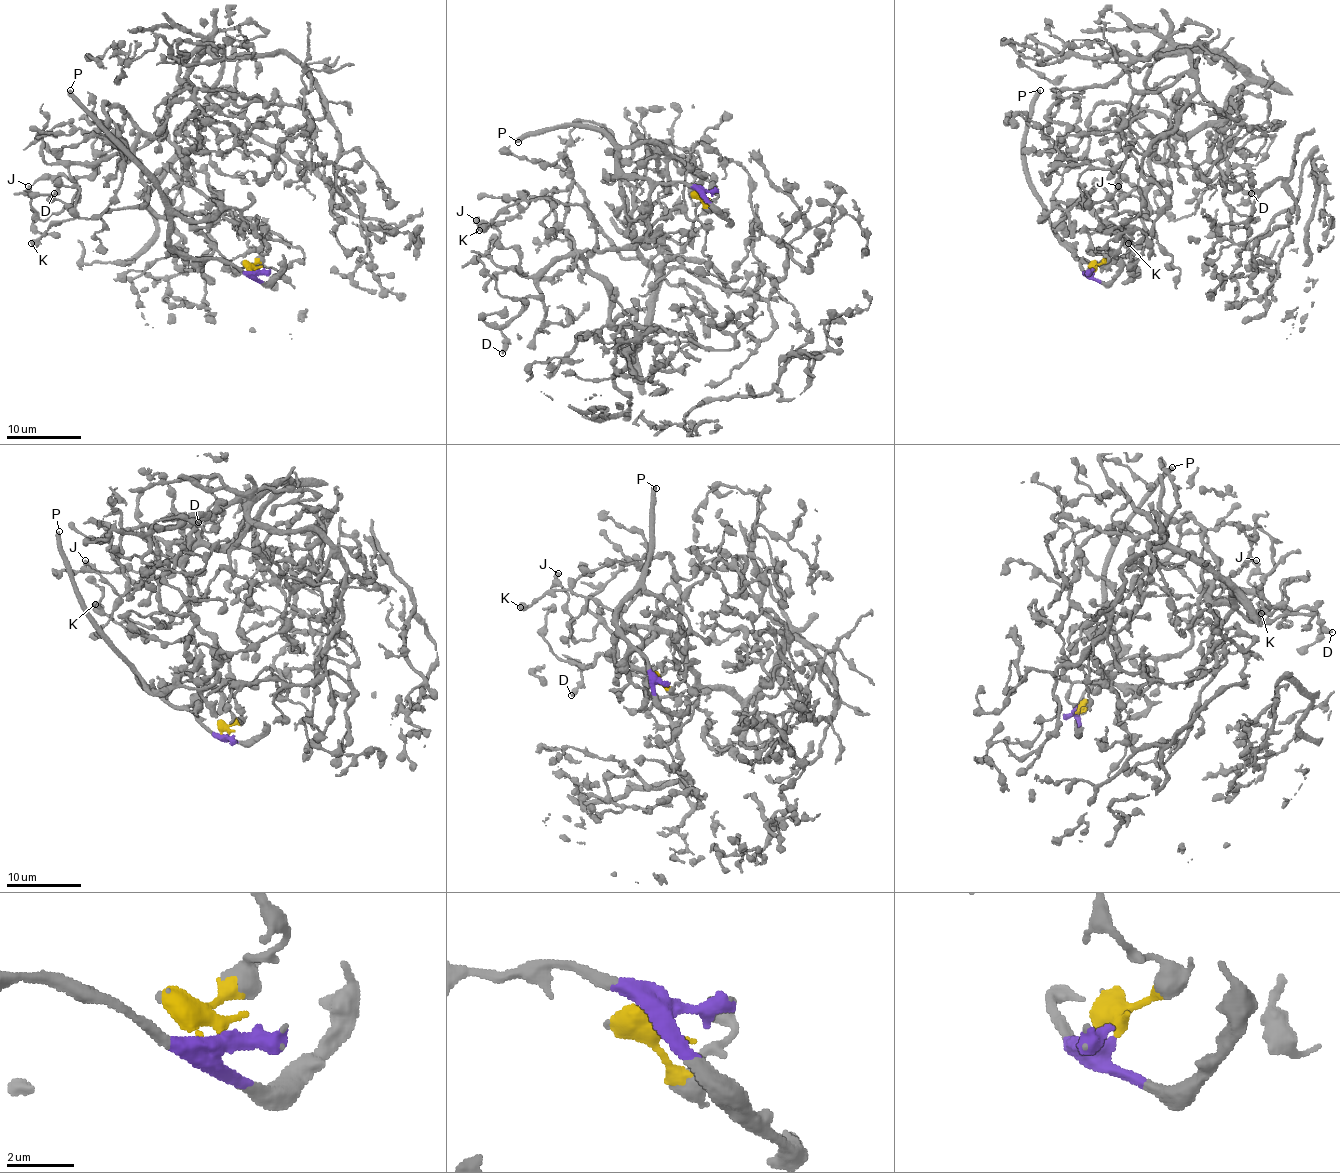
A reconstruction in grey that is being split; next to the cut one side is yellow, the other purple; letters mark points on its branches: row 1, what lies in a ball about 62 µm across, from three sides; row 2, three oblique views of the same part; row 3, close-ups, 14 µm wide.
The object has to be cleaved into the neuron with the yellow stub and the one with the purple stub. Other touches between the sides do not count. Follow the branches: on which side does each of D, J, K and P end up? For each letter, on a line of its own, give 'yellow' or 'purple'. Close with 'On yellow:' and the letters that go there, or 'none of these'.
D: yellow
J: yellow
K: yellow
P: purple
On yellow: D, J, K

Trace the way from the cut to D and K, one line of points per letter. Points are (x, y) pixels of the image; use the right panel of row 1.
D: (1094, 270), (1103, 257), (1090, 236), (1118, 225), (1105, 220), (1146, 216), (1154, 154), (1251, 194)
K: (1094, 270), (1103, 257), (1090, 236), (1118, 225), (1105, 220), (1146, 216), (1139, 188), (1096, 214), (1128, 244)

